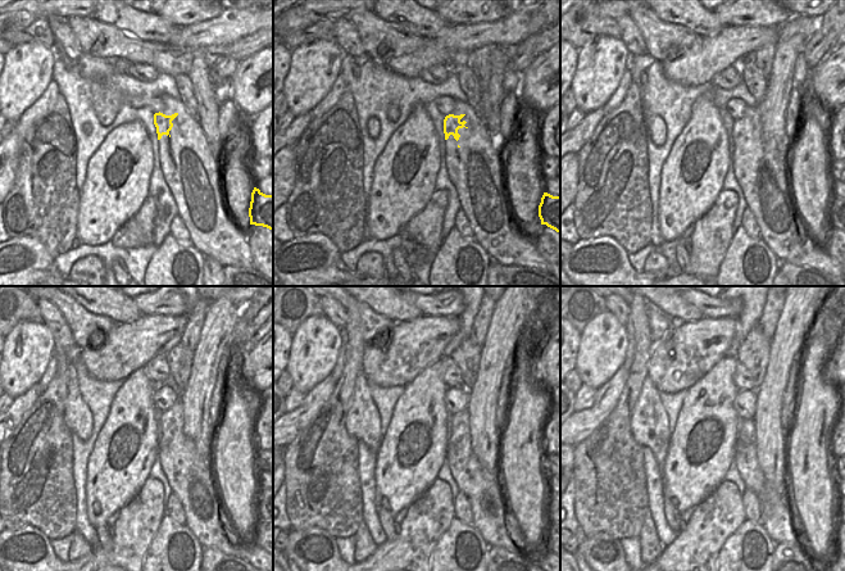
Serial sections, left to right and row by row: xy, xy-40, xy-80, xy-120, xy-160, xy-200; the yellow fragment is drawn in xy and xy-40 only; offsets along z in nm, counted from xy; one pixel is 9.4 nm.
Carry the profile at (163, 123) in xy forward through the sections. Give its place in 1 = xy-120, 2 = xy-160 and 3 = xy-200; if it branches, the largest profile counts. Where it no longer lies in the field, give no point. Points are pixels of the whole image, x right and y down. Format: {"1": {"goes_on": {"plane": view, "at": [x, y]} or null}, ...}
{"1": {"goes_on": {"plane": "xy-120", "at": [167, 415]}}, "2": {"goes_on": {"plane": "xy-160", "at": [454, 418]}}, "3": {"goes_on": {"plane": "xy-200", "at": [744, 422]}}}

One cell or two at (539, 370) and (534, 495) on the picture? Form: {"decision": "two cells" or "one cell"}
{"decision": "two cells"}

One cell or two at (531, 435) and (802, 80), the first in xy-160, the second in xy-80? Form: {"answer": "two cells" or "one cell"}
{"answer": "two cells"}

